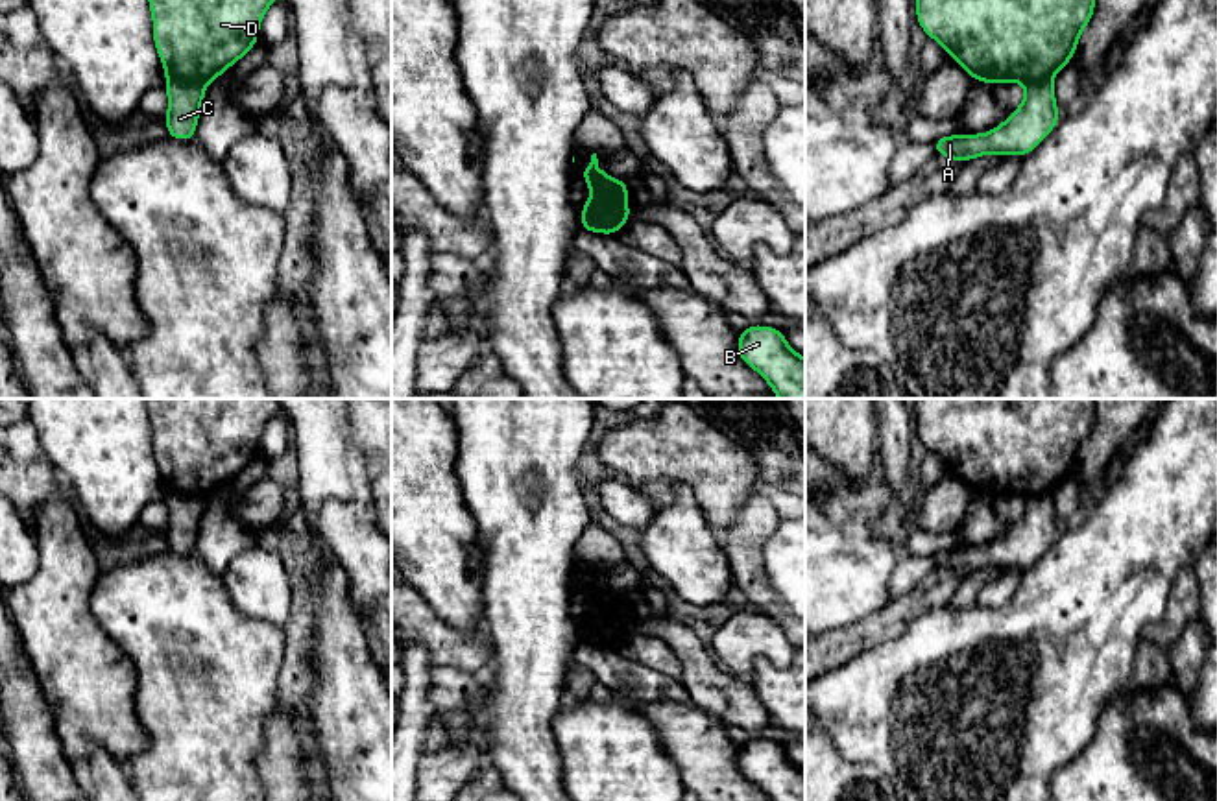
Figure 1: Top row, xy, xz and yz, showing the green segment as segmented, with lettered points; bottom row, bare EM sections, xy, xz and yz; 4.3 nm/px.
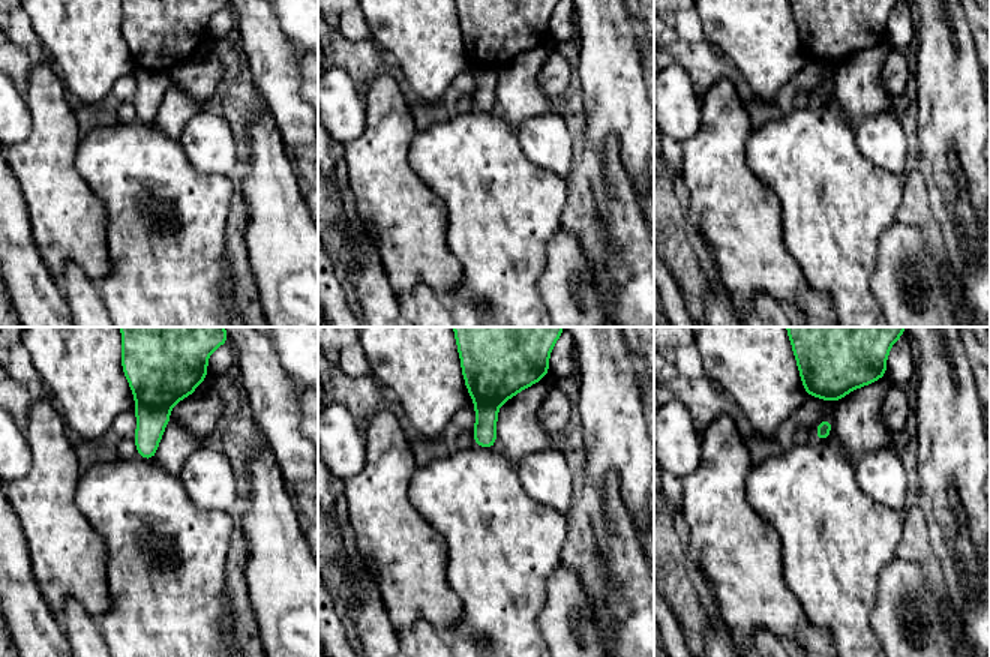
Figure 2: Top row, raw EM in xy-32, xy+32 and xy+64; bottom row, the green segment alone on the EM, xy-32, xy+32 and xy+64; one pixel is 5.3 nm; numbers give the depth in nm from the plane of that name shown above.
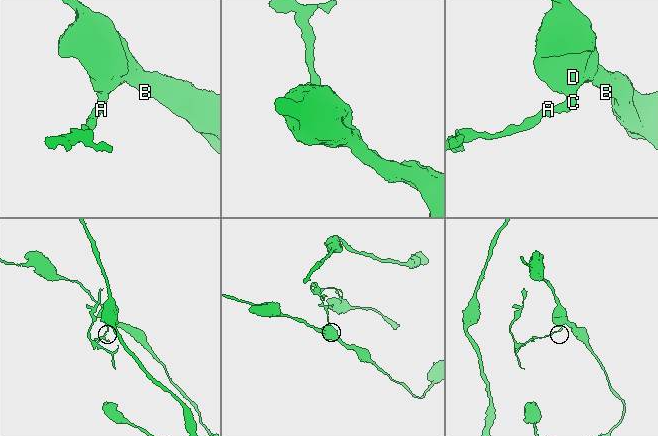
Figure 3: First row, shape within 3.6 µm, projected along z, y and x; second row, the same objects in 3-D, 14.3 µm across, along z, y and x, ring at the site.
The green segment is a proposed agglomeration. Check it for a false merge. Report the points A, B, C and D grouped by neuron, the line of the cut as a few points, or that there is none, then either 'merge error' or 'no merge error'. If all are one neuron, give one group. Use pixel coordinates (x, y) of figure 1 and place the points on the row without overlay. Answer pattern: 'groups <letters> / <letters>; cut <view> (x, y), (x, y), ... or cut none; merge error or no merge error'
groups A C / B D; cut xy (168, 490), (196, 495), (204, 501); merge error

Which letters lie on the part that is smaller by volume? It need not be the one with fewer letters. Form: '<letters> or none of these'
A, C

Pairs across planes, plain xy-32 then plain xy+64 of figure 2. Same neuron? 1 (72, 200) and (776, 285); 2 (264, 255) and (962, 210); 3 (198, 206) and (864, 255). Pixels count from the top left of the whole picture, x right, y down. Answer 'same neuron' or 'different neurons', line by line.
1: same neuron
2: same neuron
3: same neuron

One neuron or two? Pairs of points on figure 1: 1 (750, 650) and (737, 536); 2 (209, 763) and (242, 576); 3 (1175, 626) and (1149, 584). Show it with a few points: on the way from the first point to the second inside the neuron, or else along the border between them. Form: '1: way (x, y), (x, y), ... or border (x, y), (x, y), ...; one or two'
1: border (752, 606), (776, 621), (785, 633); two
2: border (220, 576), (229, 600), (244, 615), (276, 626); two
3: border (1179, 571), (1166, 613), (1142, 635); two

